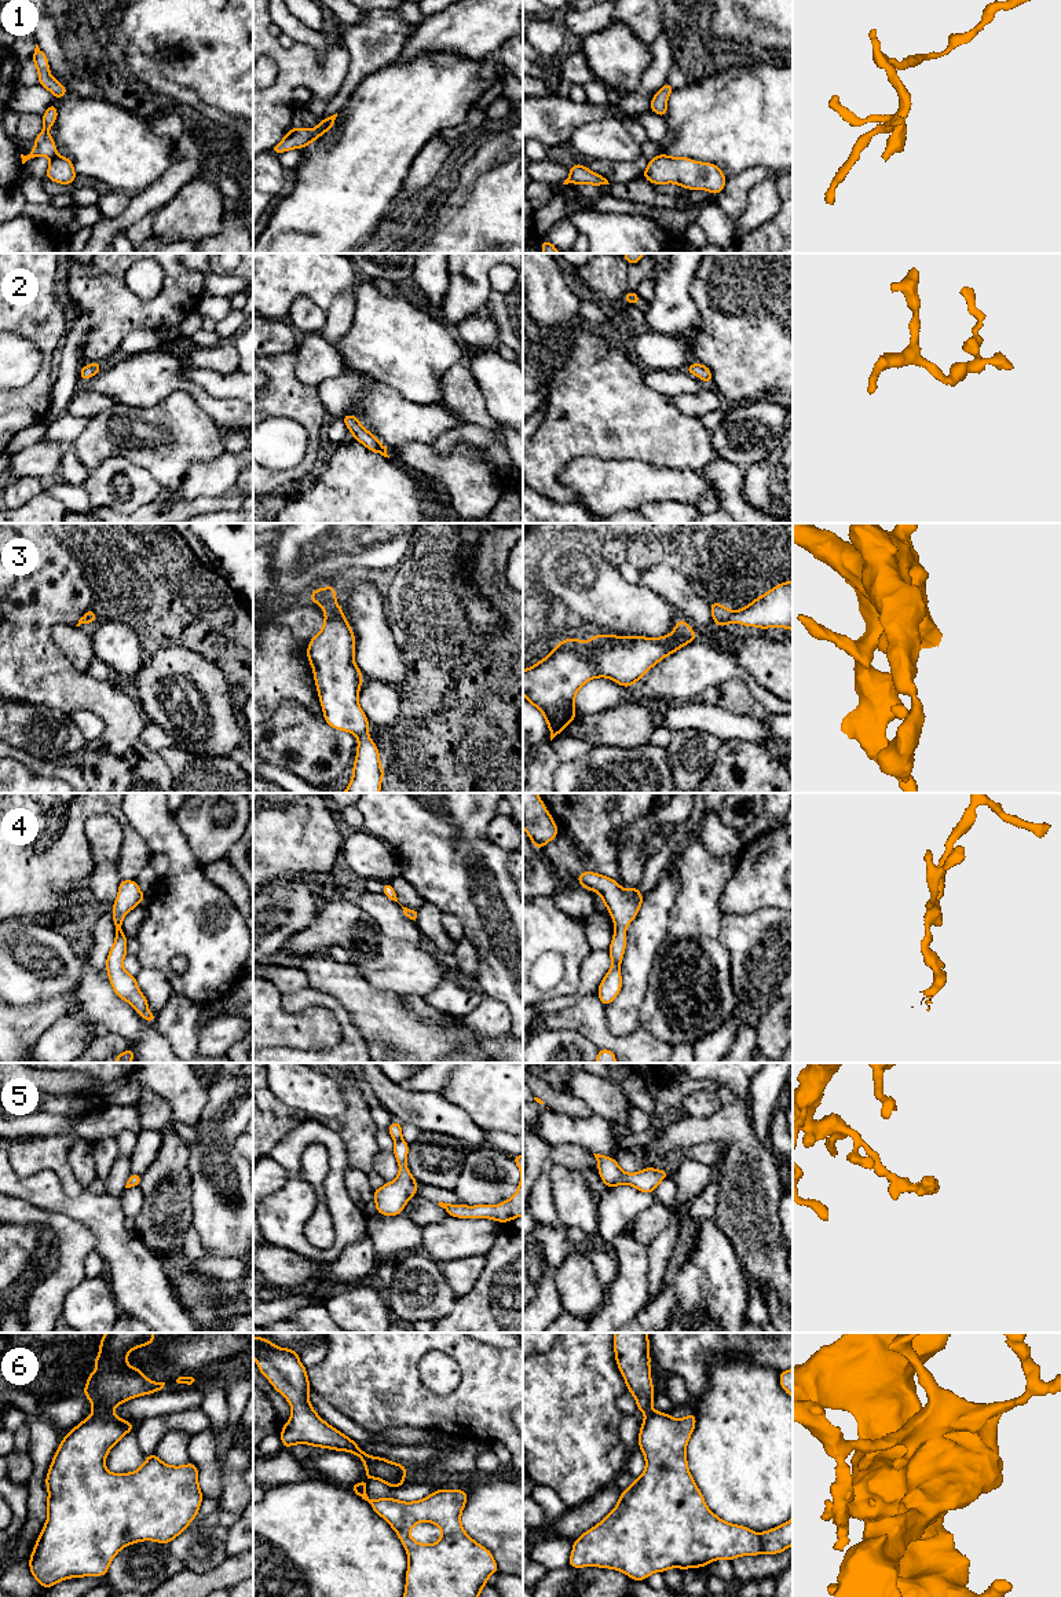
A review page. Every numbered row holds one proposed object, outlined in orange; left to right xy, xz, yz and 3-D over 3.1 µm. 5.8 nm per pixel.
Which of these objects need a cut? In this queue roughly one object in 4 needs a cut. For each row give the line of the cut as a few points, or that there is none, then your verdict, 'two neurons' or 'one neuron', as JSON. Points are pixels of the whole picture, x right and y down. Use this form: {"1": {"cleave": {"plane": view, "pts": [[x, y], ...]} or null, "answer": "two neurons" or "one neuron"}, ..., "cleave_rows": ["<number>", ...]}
{"1": {"cleave": {"plane": "xz", "pts": [[322, 120], [325, 131]]}, "answer": "two neurons"}, "2": {"cleave": null, "answer": "one neuron"}, "3": {"cleave": null, "answer": "one neuron"}, "4": {"cleave": null, "answer": "one neuron"}, "5": {"cleave": null, "answer": "one neuron"}, "6": {"cleave": {"plane": "xy", "pts": [[109, 1410], [92, 1414]]}, "answer": "two neurons"}, "cleave_rows": ["1", "6"]}

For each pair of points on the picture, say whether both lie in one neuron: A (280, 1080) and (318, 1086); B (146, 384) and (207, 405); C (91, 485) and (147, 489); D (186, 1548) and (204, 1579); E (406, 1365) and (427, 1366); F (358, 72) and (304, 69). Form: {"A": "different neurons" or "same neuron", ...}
{"A": "same neuron", "B": "same neuron", "C": "same neuron", "D": "different neurons", "E": "different neurons", "F": "different neurons"}

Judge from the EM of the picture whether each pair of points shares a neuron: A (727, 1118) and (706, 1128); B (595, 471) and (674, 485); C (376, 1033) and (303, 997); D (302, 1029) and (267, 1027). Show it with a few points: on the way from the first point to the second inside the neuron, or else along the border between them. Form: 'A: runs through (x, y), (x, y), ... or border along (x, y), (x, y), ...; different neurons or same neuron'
A: runs through (721, 1124), (717, 1128), (712, 1128); same neuron
B: runs through (614, 483), (655, 483); same neuron
C: border along (330, 996), (343, 1007), (368, 1048); different neurons
D: runs through (293, 1030), (275, 1027); same neuron

